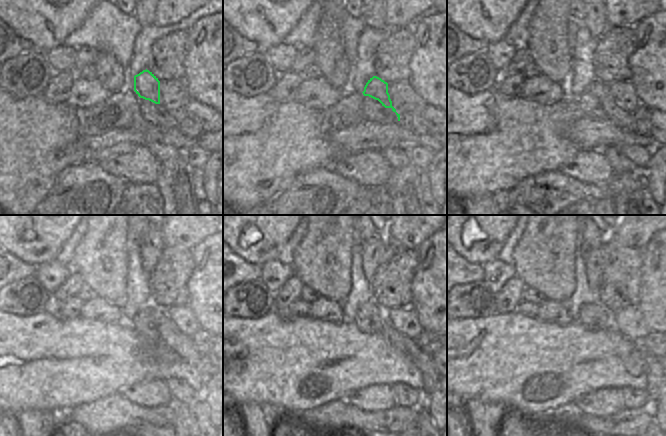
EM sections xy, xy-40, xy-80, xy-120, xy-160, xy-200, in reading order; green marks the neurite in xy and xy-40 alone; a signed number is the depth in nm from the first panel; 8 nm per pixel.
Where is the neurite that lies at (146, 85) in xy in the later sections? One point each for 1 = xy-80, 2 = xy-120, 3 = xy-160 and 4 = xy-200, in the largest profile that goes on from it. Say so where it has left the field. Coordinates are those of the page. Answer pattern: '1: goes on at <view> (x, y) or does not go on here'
1: goes on at xy-80 (624, 119)
2: goes on at xy-120 (170, 336)
3: goes on at xy-160 (425, 362)
4: goes on at xy-200 (650, 381)

